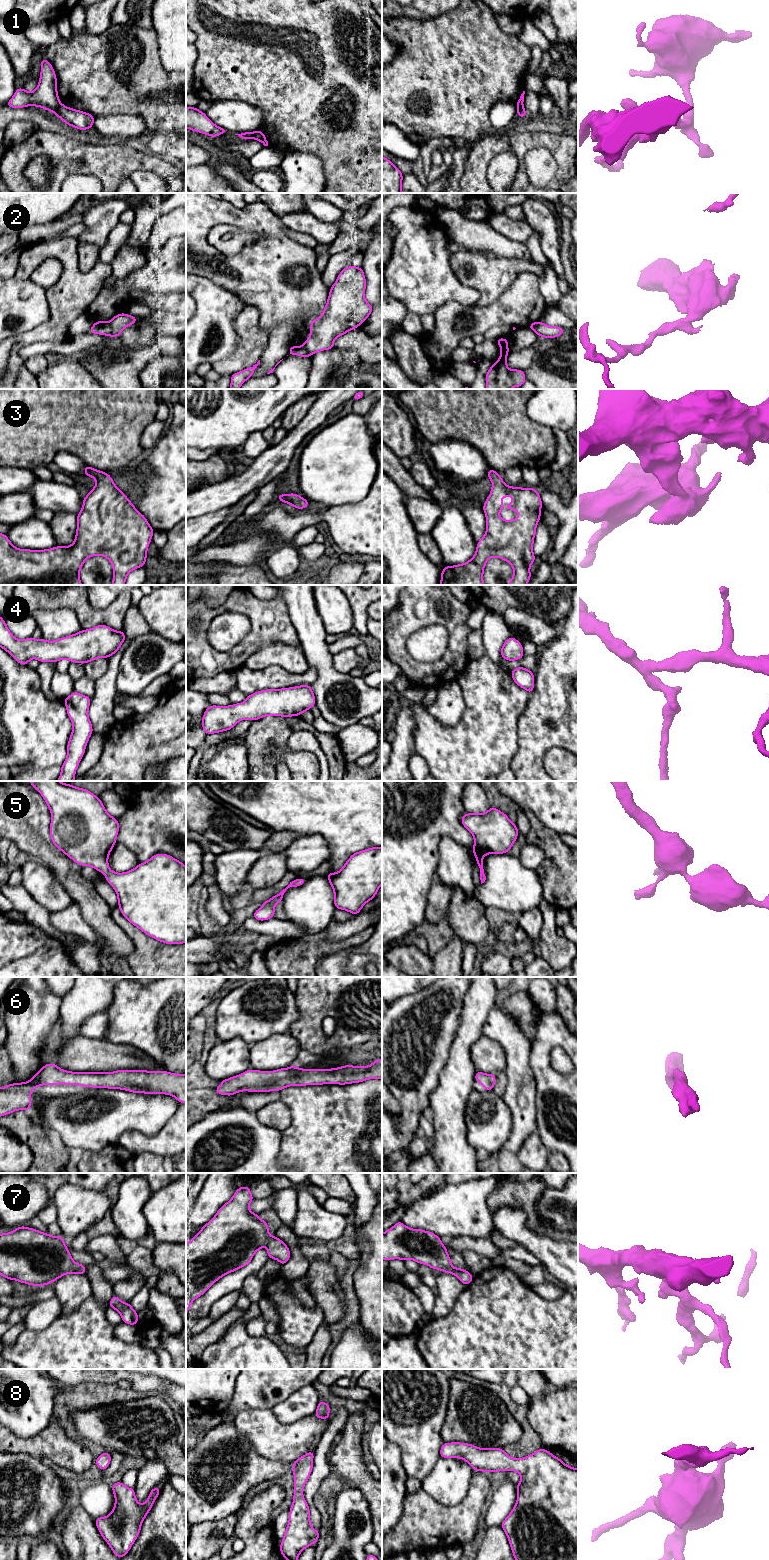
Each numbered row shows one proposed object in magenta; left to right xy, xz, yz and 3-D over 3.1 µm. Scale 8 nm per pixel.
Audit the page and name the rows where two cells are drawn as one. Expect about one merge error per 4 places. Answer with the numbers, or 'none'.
1, 2

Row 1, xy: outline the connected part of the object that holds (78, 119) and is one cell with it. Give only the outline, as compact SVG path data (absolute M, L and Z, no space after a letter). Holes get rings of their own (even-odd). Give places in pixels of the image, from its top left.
M60 104L55 112L56 116L67 125L85 131L93 127L95 117L87 112L69 108Z

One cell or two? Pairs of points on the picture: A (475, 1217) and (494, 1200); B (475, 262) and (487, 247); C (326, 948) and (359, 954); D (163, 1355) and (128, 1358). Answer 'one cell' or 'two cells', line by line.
A: two cells
B: two cells
C: two cells
D: two cells

